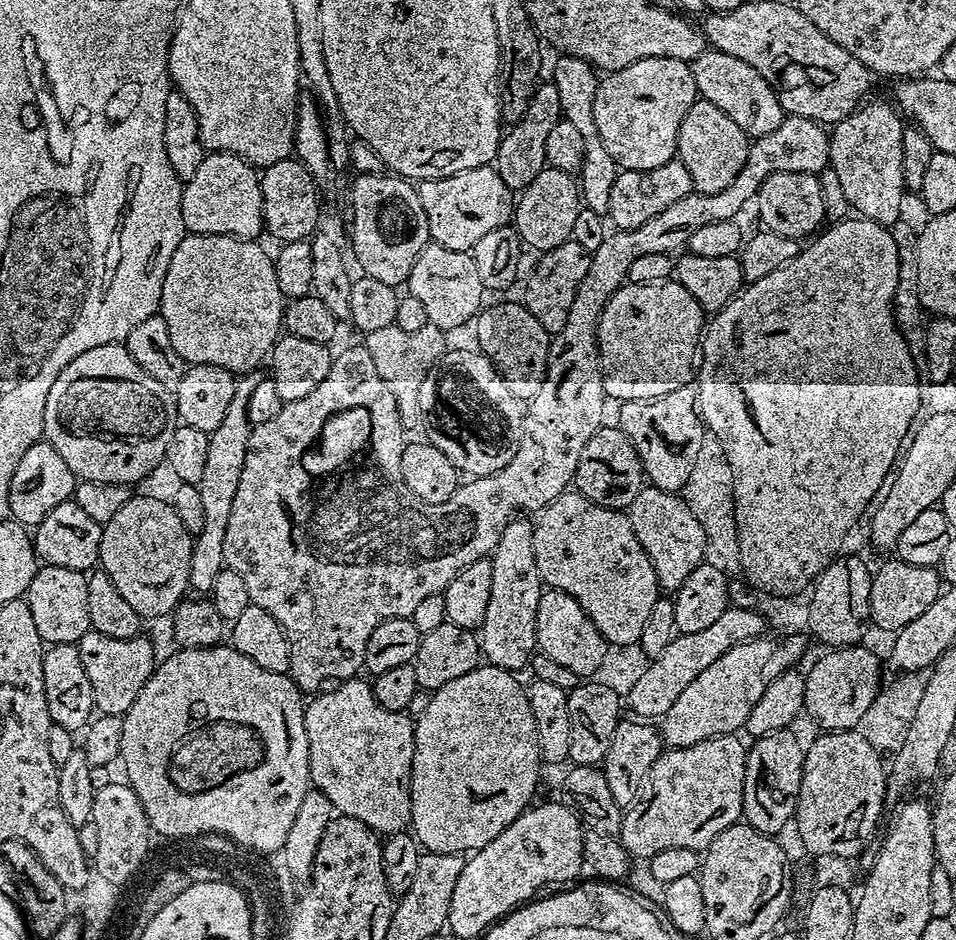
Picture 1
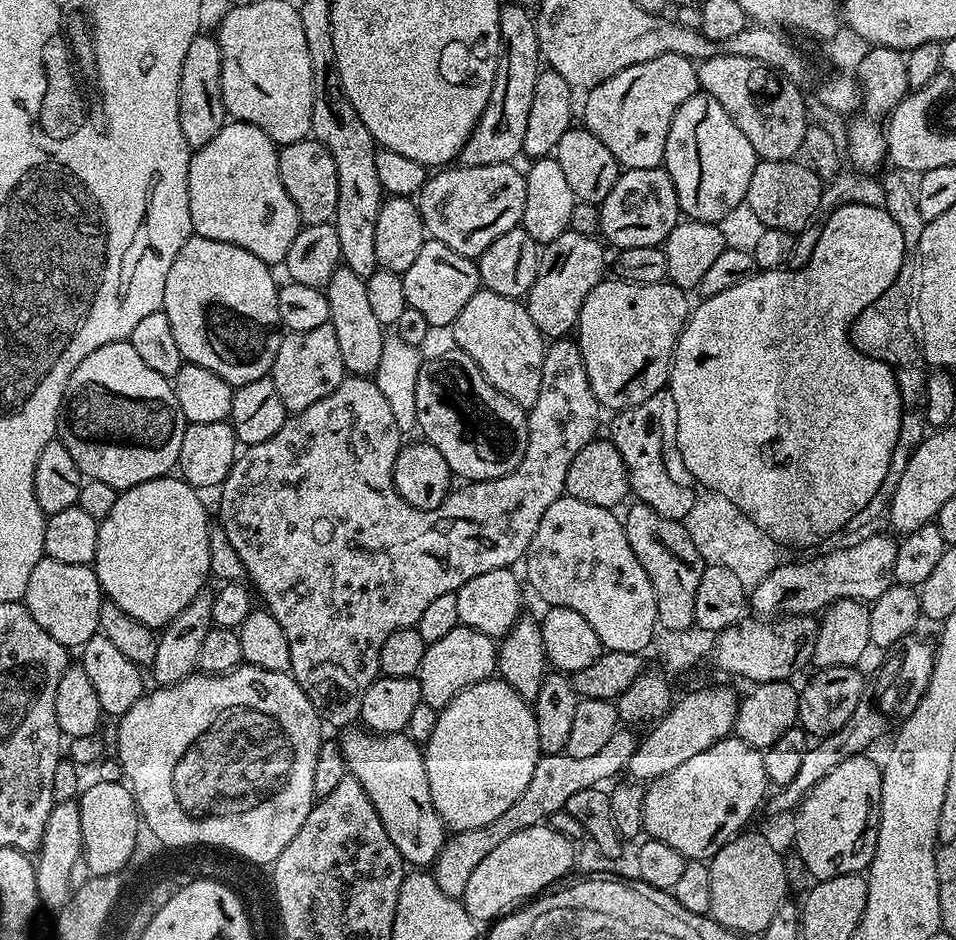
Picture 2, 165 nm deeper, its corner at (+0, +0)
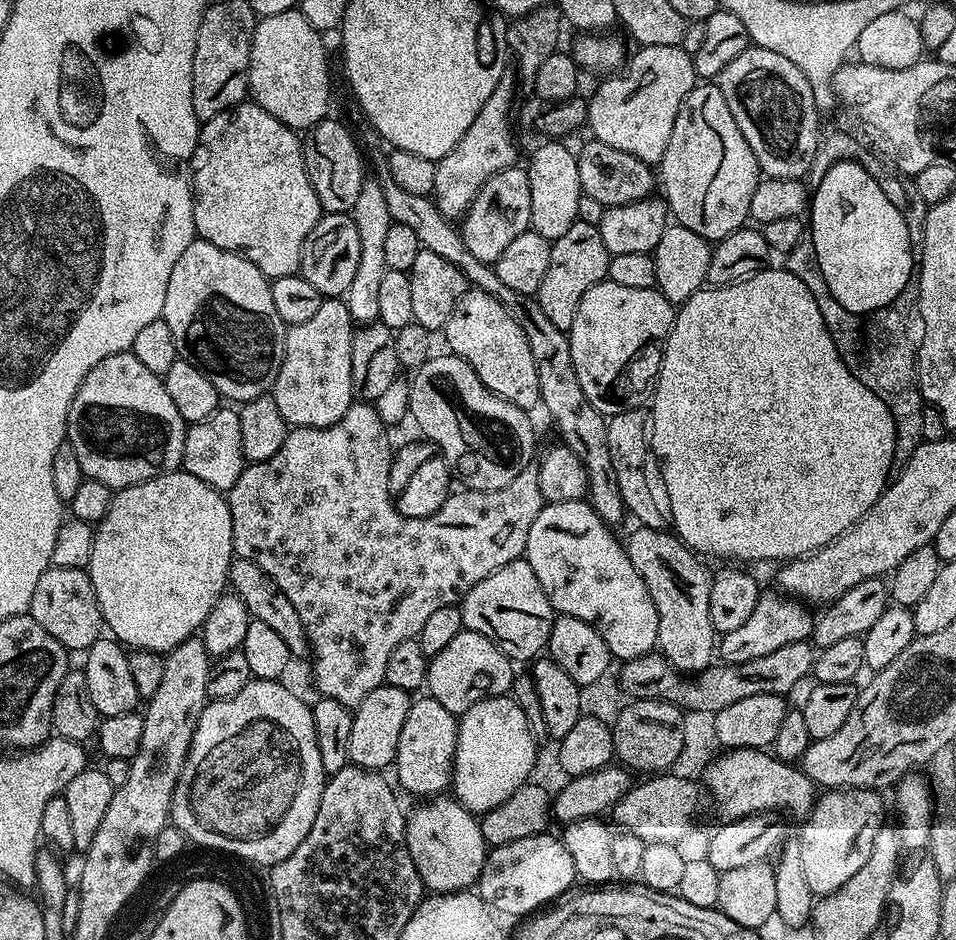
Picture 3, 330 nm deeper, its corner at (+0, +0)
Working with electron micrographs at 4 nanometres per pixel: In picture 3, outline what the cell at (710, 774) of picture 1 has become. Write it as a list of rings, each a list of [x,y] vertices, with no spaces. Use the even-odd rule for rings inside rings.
[[[734,748],[717,755],[703,771],[702,784],[707,791],[708,788],[712,791],[712,796],[716,799],[716,808],[720,811],[719,819],[724,822],[741,820],[744,816],[772,814],[777,811],[775,808],[781,808],[782,811],[789,812],[792,816],[804,818],[811,812],[812,805],[818,799],[817,785],[813,784],[811,778],[800,766],[780,760],[771,751],[759,748]]]

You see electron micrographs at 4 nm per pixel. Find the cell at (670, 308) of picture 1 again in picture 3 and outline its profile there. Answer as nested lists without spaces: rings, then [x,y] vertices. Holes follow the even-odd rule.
[[[605,278],[601,284],[586,290],[567,334],[574,374],[578,374],[582,394],[586,394],[594,410],[611,418],[626,410],[645,407],[660,373],[664,341],[676,313],[677,309],[657,287],[633,290]]]

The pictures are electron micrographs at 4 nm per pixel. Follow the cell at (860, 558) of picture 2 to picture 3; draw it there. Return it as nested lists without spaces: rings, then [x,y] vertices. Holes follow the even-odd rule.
[[[765,591],[761,595],[758,606],[754,606],[754,614],[746,618],[743,626],[738,626],[738,630],[730,630],[719,637],[718,656],[723,663],[754,662],[754,658],[766,658],[766,654],[774,654],[774,650],[782,650],[782,646],[808,640],[813,635],[814,616],[807,612],[808,608],[799,599],[773,591]]]

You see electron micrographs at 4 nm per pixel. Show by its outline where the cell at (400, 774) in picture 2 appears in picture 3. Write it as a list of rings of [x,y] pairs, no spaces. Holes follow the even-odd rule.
[[[432,798],[421,808],[409,811],[406,816],[404,833],[410,850],[410,858],[418,870],[421,882],[425,889],[432,894],[443,894],[445,892],[463,892],[471,889],[479,881],[480,871],[484,869],[486,859],[486,845],[482,838],[479,819],[467,808],[461,806],[455,798]]]

